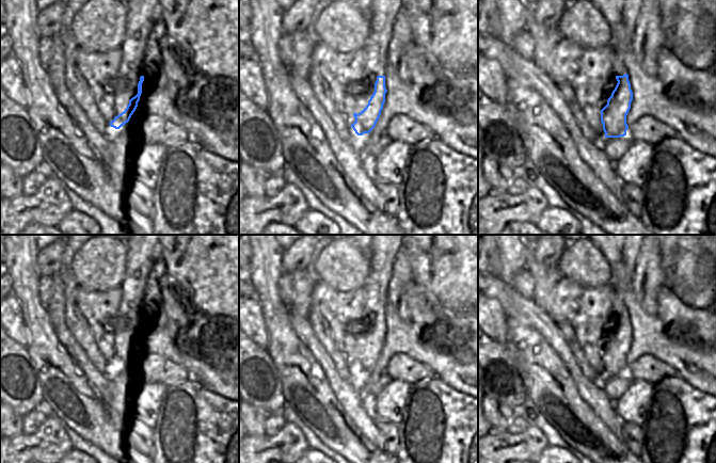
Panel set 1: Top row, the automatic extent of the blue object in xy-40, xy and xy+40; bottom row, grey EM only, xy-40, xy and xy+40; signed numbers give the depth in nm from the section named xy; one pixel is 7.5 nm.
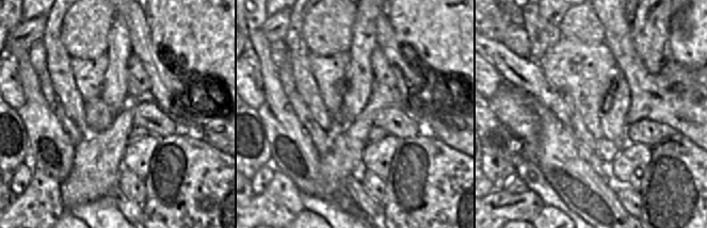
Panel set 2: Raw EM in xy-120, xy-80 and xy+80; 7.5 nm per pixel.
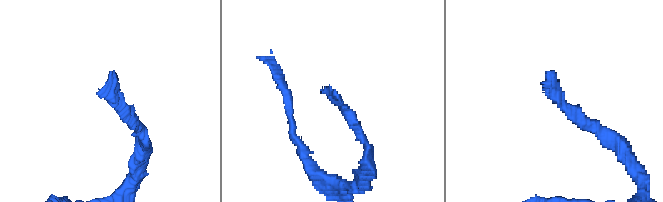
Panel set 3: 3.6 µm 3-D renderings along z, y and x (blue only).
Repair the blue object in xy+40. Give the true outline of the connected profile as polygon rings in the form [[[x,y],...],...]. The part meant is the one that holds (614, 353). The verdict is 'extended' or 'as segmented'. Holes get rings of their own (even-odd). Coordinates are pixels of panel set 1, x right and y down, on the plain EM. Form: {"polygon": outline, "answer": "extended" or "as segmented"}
{"polygon": [[[618,292],[611,307],[618,322],[615,329],[601,339],[601,361],[605,377],[620,377],[626,374],[629,367],[626,354],[631,348],[633,331],[626,307]]], "answer": "extended"}

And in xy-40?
{"polygon": [[[127,235],[125,241],[127,248],[127,265],[125,277],[118,287],[123,292],[121,299],[121,324],[114,333],[114,358],[110,365],[120,368],[129,361],[138,346],[142,333],[144,315],[142,312],[142,297],[148,287],[148,275],[153,270],[154,262],[159,256],[159,235]]], "answer": "extended"}

